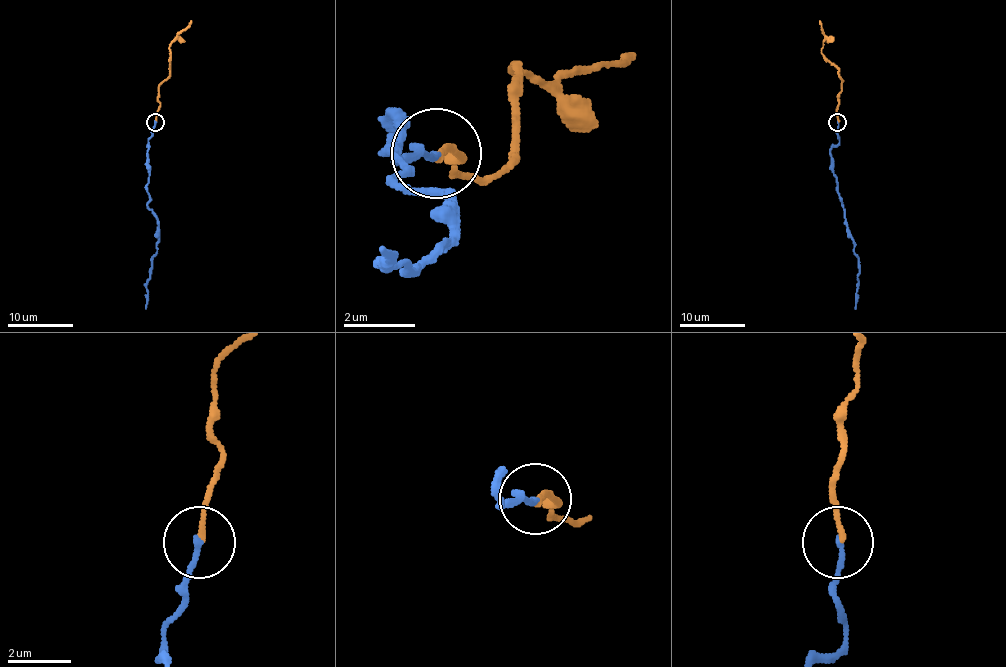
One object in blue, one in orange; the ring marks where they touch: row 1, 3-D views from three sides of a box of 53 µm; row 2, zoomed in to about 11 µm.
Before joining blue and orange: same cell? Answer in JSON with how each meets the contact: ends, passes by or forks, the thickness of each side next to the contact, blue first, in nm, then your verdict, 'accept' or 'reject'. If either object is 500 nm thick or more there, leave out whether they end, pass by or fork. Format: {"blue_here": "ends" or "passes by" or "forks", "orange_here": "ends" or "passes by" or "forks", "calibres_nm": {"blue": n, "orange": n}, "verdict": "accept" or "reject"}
{"blue_here": "ends", "orange_here": "ends", "calibres_nm": {"blue": 190, "orange": 170}, "verdict": "accept"}

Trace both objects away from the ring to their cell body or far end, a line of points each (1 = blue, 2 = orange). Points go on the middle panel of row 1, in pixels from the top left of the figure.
1: (438, 151), (393, 160), (393, 115), (393, 178), (447, 196), (447, 241), (420, 268), (393, 268), (384, 250)
2: (438, 160), (465, 160), (447, 160), (456, 178), (510, 160), (519, 61), (510, 70), (573, 79), (636, 52)

